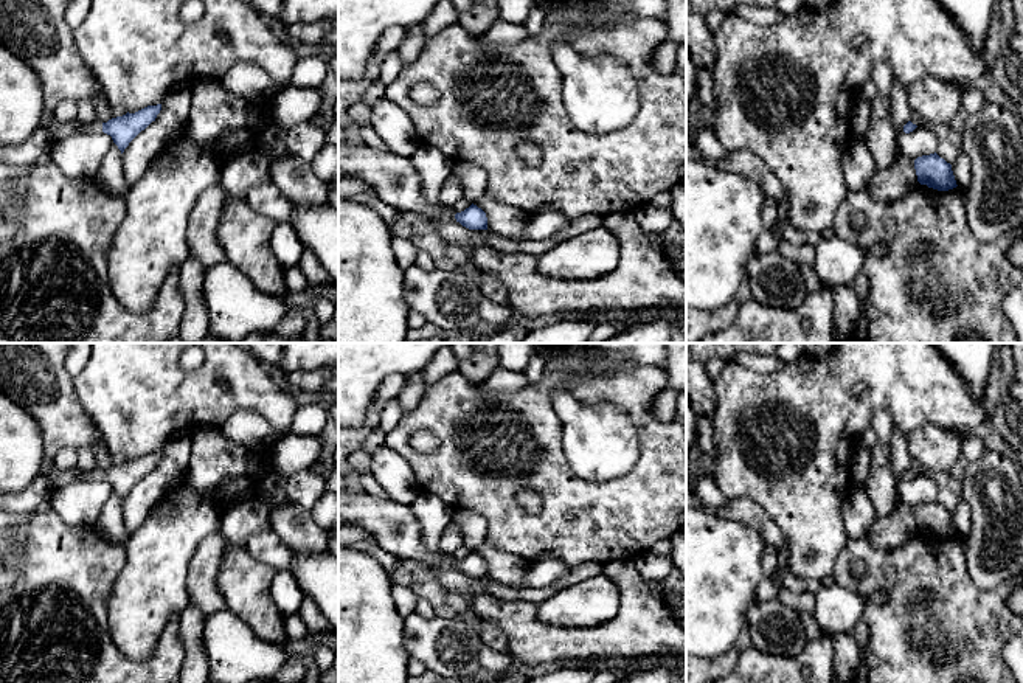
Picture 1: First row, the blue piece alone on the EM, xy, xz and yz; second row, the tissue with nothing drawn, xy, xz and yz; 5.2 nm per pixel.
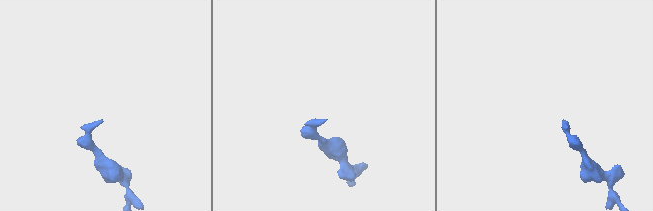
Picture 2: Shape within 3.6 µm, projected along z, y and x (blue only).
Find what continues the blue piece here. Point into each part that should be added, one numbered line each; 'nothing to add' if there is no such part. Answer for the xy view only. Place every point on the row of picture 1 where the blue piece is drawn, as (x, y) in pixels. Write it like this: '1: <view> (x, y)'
1: xy (92, 128)

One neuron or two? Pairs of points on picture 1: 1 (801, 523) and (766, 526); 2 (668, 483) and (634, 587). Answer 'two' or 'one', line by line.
1: two
2: two

